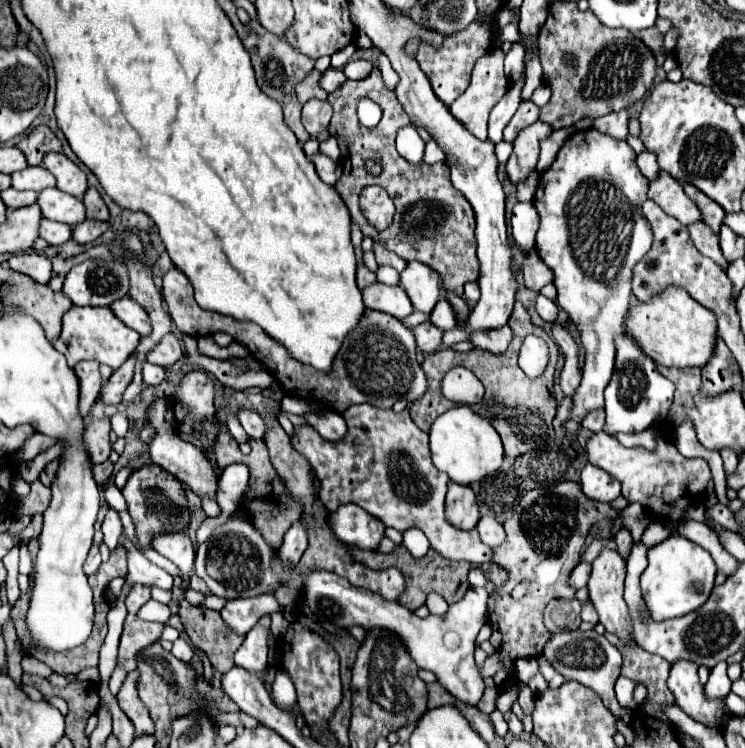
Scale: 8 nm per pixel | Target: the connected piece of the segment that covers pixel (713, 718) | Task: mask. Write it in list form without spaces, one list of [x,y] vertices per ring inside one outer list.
[[[679,659],[671,665],[671,675],[667,679],[667,687],[675,695],[675,701],[679,707],[693,717],[695,721],[707,725],[707,727],[717,727],[721,717],[723,717],[723,699],[707,699],[703,693],[703,685],[699,683],[697,677],[697,663]]]

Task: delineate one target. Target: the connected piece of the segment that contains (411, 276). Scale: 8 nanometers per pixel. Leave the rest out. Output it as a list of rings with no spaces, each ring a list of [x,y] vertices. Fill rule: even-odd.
[[[411,261],[407,269],[401,273],[401,287],[407,291],[413,307],[417,311],[429,313],[439,301],[441,277],[435,269],[425,263]]]

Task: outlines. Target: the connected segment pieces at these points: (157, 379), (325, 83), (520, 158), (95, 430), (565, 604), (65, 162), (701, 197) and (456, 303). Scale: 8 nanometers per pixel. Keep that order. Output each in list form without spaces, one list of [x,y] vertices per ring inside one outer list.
[[[153,363],[143,365],[143,381],[145,385],[159,385],[165,379],[165,369]]]
[[[329,67],[329,69],[323,73],[319,85],[321,85],[327,93],[333,93],[333,91],[337,91],[345,81],[347,81],[347,77],[345,77],[345,73],[343,73],[341,69]]]
[[[535,121],[517,135],[517,139],[513,141],[513,153],[507,161],[507,175],[513,185],[517,185],[517,181],[525,179],[535,169],[539,157],[539,143],[551,133],[553,127],[549,123]]]
[[[105,415],[95,417],[87,425],[85,443],[89,447],[89,457],[93,463],[103,463],[109,459],[109,453],[111,453],[109,433],[111,433],[111,423],[109,423],[109,417],[105,417]]]
[[[555,599],[545,609],[545,625],[551,633],[575,631],[581,623],[581,603],[577,599]]]
[[[47,153],[43,159],[43,167],[49,169],[57,177],[57,187],[73,197],[83,197],[87,191],[85,173],[63,153]]]
[[[683,183],[683,189],[685,193],[695,201],[695,205],[701,209],[703,213],[703,221],[713,229],[713,231],[719,231],[719,227],[723,225],[723,217],[725,217],[725,211],[719,203],[715,203],[713,199],[707,199],[705,193],[701,193],[695,185],[691,183]]]
[[[447,293],[447,301],[453,305],[455,313],[457,313],[457,319],[459,319],[459,325],[463,325],[467,321],[467,315],[469,315],[469,307],[465,303],[463,297],[457,297],[453,293]]]

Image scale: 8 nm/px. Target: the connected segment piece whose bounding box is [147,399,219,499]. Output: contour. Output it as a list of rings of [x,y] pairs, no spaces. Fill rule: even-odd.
[[[155,399],[151,405],[151,419],[147,421],[149,425],[153,425],[157,429],[157,437],[151,441],[149,445],[149,455],[151,461],[159,467],[163,467],[165,471],[169,471],[171,475],[175,475],[181,483],[185,483],[195,495],[199,495],[201,499],[215,499],[215,493],[219,489],[219,475],[213,469],[213,465],[209,463],[209,459],[205,457],[205,453],[197,447],[193,447],[191,443],[181,441],[175,435],[175,429],[171,425],[165,423],[165,399]]]

